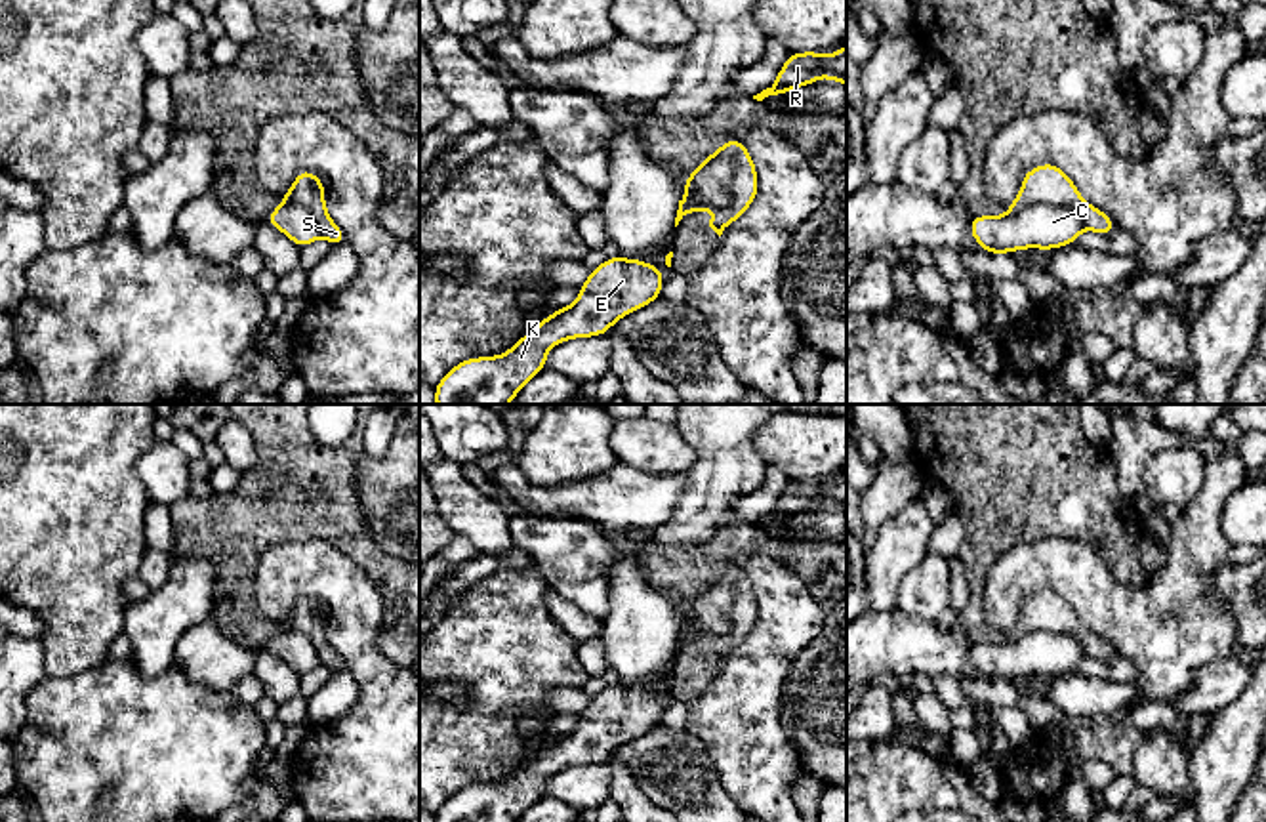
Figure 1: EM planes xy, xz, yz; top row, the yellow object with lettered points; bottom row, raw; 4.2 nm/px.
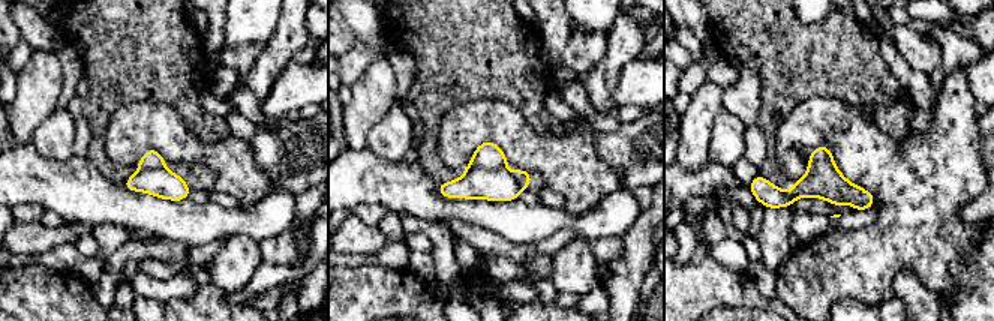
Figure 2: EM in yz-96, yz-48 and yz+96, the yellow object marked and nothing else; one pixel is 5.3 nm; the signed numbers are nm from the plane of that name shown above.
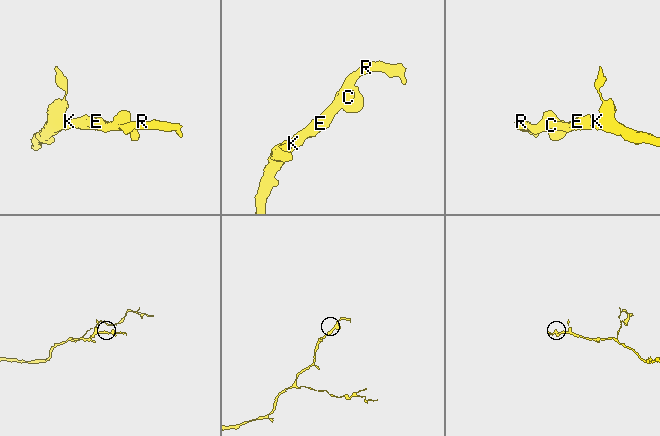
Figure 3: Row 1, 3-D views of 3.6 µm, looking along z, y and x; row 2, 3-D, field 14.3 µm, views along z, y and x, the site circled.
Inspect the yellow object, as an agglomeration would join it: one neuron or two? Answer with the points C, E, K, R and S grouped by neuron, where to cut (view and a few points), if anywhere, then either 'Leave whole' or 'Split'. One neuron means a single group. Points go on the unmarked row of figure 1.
Groups: C E K R / S. Split along yz (1009, 639), (1032, 632), (1068, 632), (1085, 655). Split

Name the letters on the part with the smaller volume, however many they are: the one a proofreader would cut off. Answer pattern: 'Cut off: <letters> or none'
Cut off: S

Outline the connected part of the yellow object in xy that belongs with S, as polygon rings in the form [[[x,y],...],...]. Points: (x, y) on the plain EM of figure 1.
[[[301,597],[282,627],[292,627],[305,633],[313,641],[320,662],[332,673],[347,669],[343,658],[332,648],[326,639],[324,610],[313,599]]]

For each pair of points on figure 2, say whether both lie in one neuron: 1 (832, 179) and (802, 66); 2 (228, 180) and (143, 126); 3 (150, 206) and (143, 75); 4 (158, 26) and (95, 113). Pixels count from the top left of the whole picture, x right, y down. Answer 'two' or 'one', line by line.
1: one
2: one
3: two
4: one

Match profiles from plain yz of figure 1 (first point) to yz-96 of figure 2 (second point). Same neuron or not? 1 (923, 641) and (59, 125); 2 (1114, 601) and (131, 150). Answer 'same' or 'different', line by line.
1: different
2: same

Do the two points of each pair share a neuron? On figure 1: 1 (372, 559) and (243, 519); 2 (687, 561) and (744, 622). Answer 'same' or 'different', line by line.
1: same
2: same

